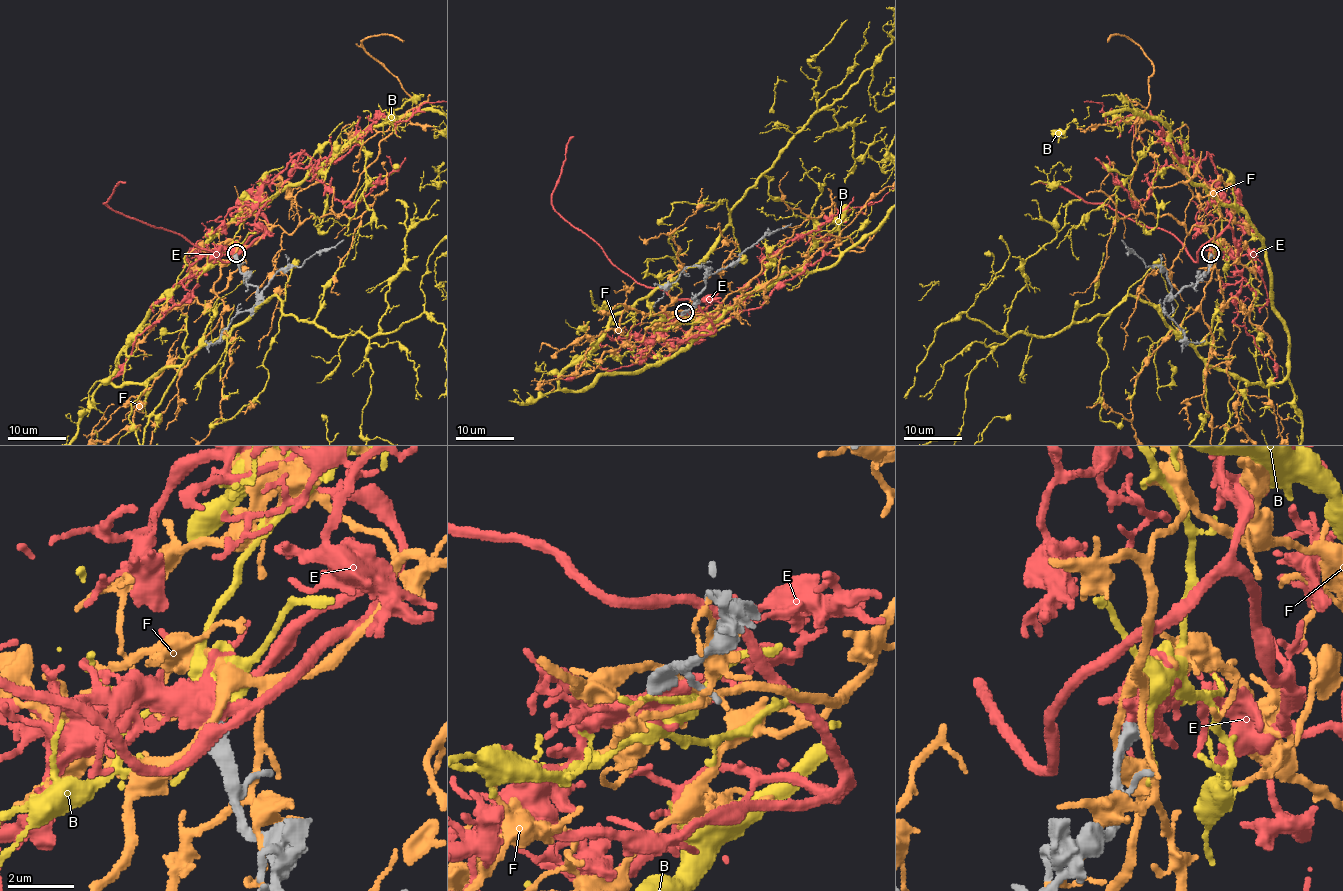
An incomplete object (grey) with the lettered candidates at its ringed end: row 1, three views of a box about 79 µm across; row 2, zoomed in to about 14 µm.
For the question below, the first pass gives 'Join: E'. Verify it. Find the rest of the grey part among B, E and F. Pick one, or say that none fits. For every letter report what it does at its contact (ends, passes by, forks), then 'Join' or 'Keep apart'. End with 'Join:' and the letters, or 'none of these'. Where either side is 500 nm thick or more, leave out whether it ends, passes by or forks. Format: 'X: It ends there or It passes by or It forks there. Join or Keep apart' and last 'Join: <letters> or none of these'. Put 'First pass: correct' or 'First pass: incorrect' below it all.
B: Keep apart
E: Join
F: Keep apart
Join: E
First pass: correct

